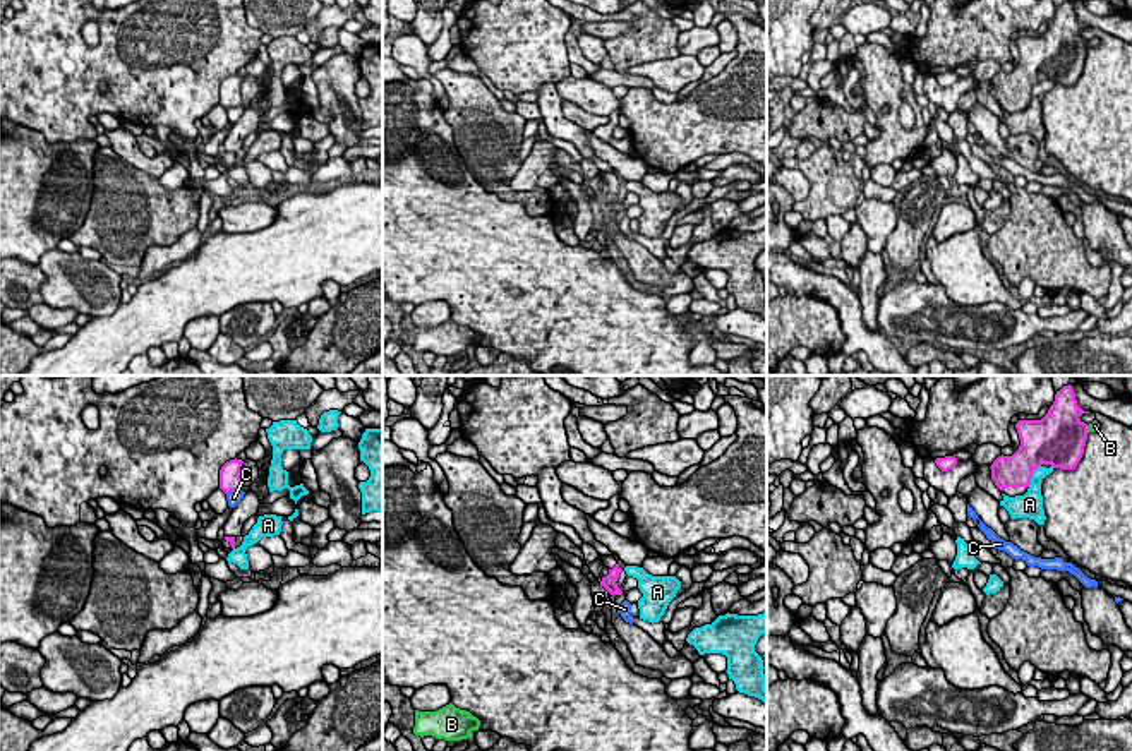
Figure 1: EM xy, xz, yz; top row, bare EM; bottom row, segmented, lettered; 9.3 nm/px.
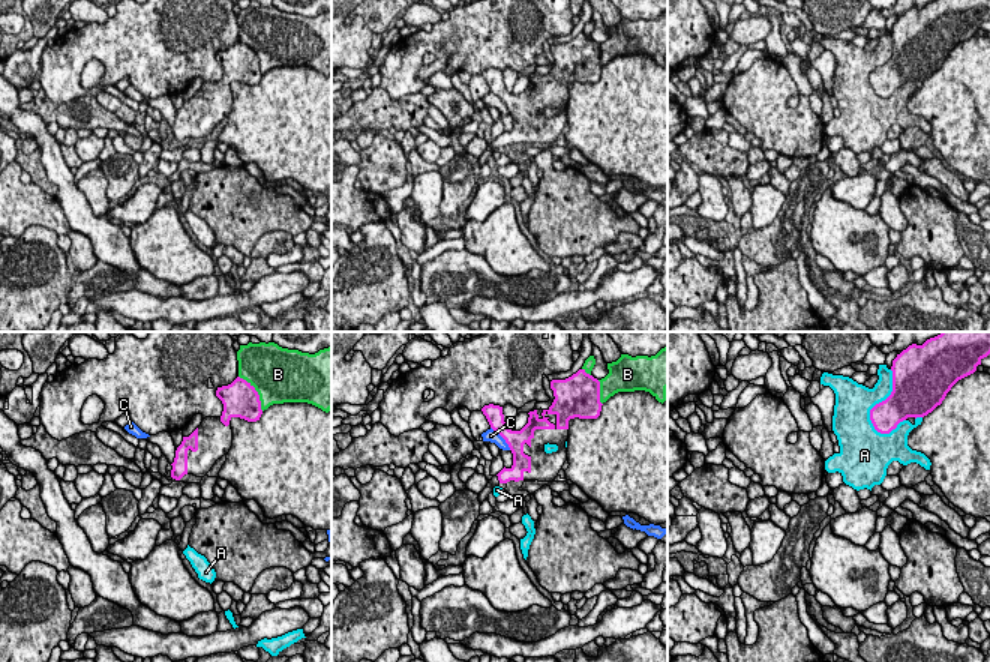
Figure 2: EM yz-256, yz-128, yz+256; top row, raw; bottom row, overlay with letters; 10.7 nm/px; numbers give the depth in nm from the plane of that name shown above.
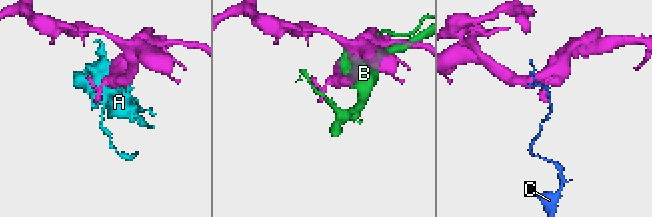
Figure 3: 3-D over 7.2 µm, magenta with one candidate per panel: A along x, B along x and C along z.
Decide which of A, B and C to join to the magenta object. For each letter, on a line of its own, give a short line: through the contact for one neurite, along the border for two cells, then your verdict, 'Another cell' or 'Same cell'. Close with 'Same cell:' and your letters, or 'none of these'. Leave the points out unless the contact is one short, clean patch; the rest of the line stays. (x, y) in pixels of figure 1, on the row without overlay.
A: Another cell
B: Another cell
C: Another cell
Same cell: none of these

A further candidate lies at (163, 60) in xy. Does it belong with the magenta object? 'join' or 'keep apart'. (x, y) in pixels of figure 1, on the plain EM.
keep apart

